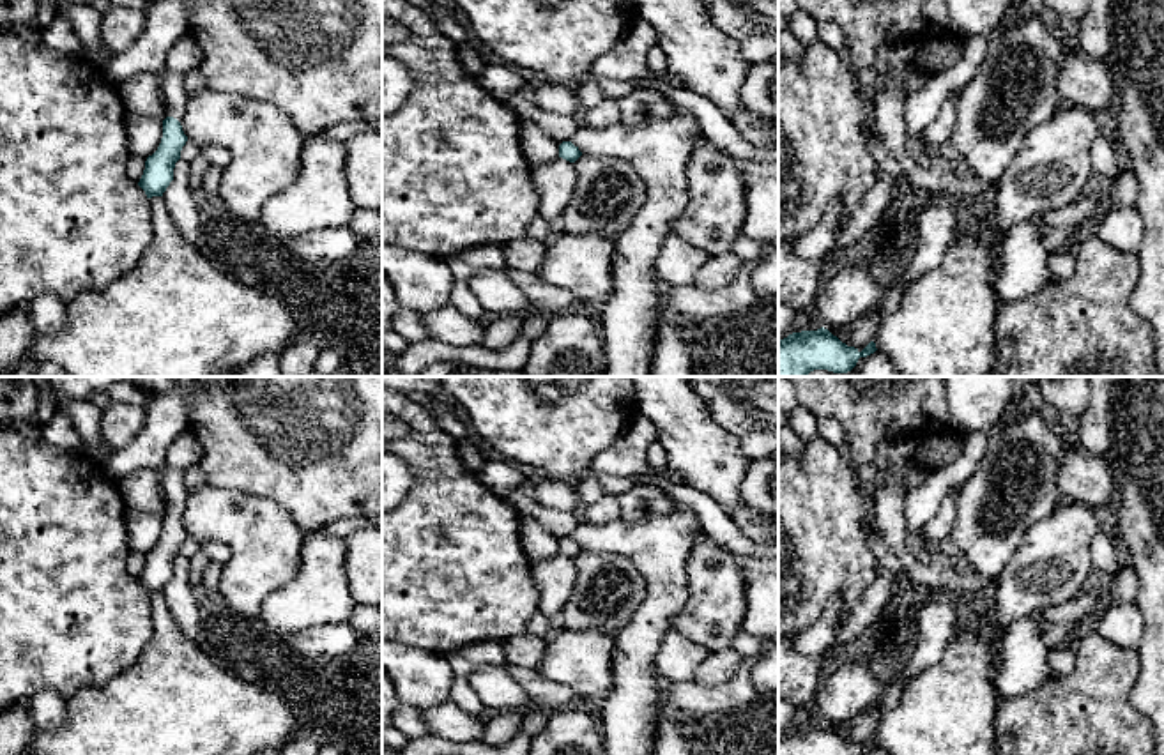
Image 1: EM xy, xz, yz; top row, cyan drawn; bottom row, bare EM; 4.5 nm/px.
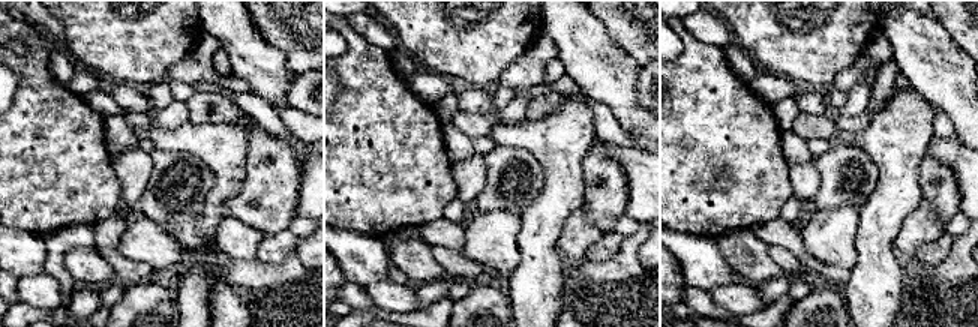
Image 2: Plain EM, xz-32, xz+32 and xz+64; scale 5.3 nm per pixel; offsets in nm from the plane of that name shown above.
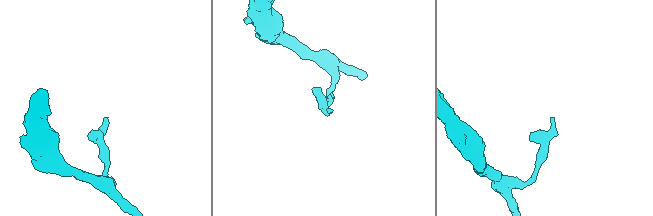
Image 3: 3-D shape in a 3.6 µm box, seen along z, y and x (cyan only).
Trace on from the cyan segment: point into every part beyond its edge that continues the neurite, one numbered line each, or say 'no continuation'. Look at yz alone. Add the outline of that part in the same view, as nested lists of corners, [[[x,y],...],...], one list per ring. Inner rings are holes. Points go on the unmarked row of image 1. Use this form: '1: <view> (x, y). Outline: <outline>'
no continuation

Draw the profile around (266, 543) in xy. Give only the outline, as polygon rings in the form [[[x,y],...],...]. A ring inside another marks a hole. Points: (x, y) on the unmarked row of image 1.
[[[203,484],[189,495],[180,522],[189,538],[230,548],[219,598],[239,615],[257,617],[264,599],[299,571],[304,534],[267,497]]]

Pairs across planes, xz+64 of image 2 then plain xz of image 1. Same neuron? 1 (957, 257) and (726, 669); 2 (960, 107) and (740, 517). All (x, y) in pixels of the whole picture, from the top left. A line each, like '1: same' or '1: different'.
1: different
2: different

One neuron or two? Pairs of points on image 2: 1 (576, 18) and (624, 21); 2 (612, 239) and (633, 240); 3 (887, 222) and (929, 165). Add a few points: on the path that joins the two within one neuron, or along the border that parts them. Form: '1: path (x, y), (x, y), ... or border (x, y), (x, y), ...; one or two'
1: border (593, 15), (621, 48); two
2: border (624, 237), (614, 255), (597, 261); two
3: border (927, 155), (921, 164), (921, 198); two

